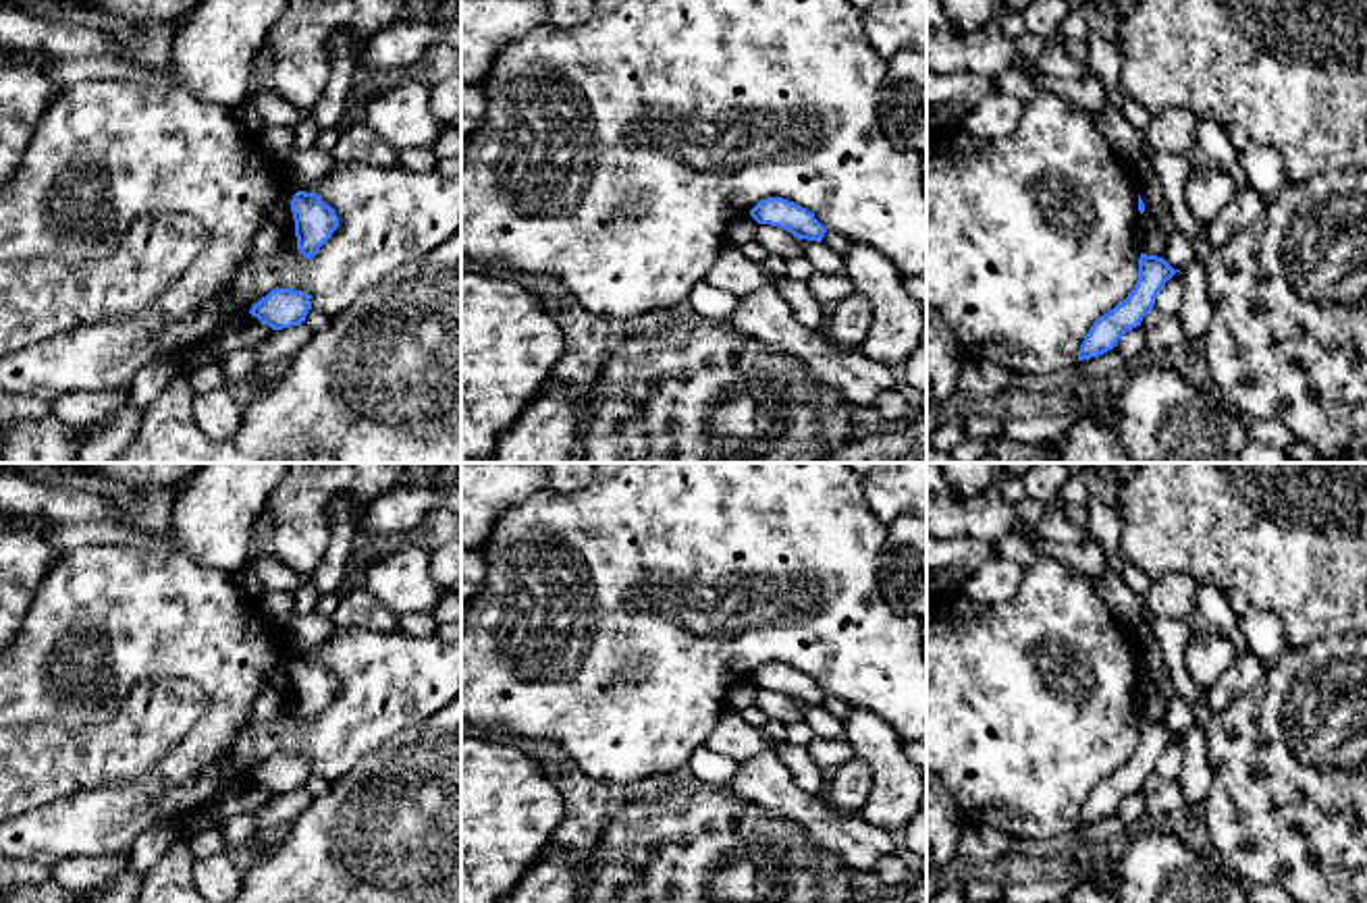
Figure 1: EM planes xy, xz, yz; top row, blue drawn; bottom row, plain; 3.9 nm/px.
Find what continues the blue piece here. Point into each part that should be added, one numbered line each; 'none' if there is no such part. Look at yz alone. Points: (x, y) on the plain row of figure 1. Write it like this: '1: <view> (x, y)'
none

